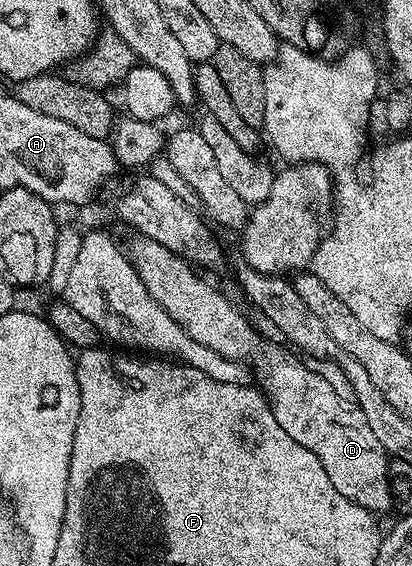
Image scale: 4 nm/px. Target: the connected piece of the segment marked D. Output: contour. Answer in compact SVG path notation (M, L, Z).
M136 235L133 238L132 246L127 246L126 249L128 256L132 259L132 266L138 271L146 291L150 291L153 299L168 312L170 319L177 321L186 331L186 335L202 343L202 347L210 347L210 351L218 351L218 355L231 361L250 363L255 371L255 380L256 377L260 380L259 388L263 396L267 397L269 406L274 411L274 419L282 427L284 436L294 439L294 443L302 443L306 451L314 451L314 455L318 455L322 467L326 467L326 475L330 475L330 483L334 483L334 487L338 487L338 491L342 491L346 499L358 503L358 507L374 515L381 515L380 513L386 512L388 508L391 510L394 502L388 482L390 458L388 452L382 447L382 443L378 443L378 438L374 436L374 427L366 423L366 415L362 415L355 400L348 398L347 401L318 370L311 369L308 366L311 364L301 359L295 352L287 348L279 349L276 345L263 345L259 335L252 330L251 323L232 306L227 295L219 293L210 282L203 281L196 274L199 272L180 254L171 253L169 249L162 247L162 243L149 237Z

